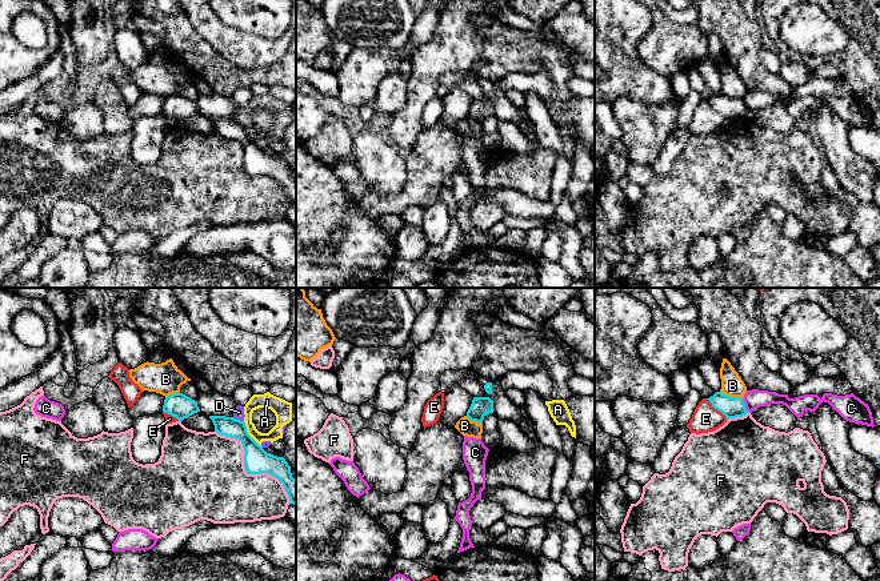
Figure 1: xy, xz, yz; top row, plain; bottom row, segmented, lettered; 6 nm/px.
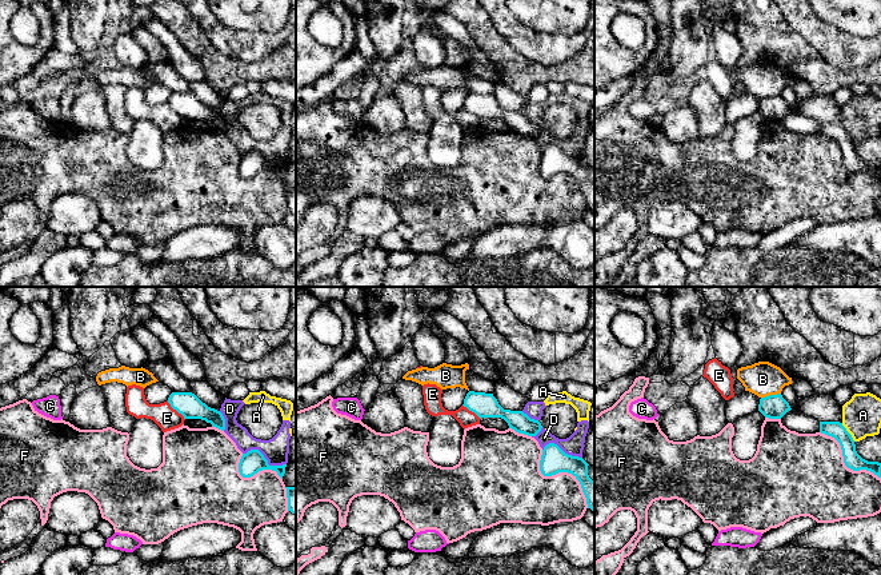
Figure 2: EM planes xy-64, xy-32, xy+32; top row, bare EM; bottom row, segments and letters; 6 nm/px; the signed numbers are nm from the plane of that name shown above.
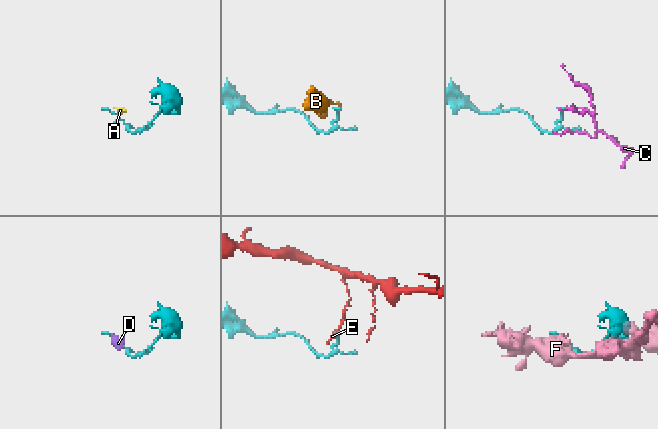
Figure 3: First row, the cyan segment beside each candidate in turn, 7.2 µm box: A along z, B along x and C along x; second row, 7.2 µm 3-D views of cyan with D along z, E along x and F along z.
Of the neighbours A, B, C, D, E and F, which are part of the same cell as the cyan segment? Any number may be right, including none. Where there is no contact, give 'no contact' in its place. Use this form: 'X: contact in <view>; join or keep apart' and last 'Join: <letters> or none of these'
A: contact in xy; keep apart
B: contact in yz; keep apart
C: contact in yz; keep apart
D: contact in xy; keep apart
E: contact in yz; keep apart
F: contact in xy; keep apart
Join: none of these

